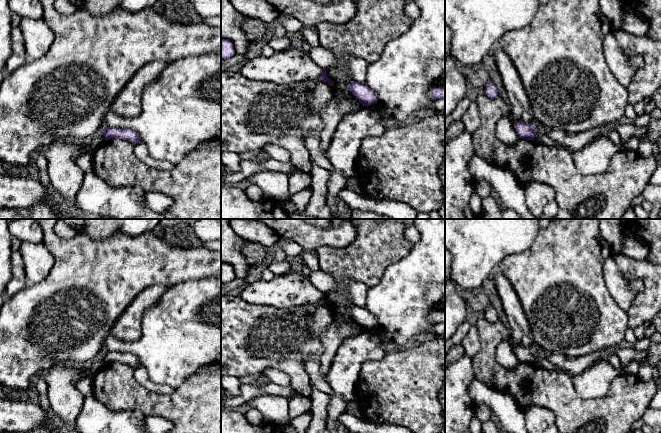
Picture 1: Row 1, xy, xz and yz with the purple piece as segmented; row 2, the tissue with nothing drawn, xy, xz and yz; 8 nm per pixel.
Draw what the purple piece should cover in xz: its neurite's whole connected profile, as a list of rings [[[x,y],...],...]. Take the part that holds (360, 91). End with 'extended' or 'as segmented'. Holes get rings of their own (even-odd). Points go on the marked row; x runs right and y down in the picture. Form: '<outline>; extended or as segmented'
[[[352,81],[348,84],[348,88],[351,93],[358,100],[362,106],[370,106],[377,102],[377,96],[375,93],[369,89],[365,83],[360,83],[357,81]]]; as segmented

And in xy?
[[[104,126],[102,134],[105,140],[120,138],[131,142],[133,145],[141,142],[141,137],[131,129]]]; as segmented

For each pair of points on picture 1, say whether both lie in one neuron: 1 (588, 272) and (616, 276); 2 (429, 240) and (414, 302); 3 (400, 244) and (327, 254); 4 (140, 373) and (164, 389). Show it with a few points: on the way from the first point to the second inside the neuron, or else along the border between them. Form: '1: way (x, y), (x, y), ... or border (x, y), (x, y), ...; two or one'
1: border (610, 254), (604, 261), (604, 281), (612, 296); two
2: way (429, 255), (429, 259), (414, 274), (414, 287); one
3: way (382, 244), (379, 244), (368, 255), (345, 255); one
4: way (144, 379), (152, 387), (158, 388); one

